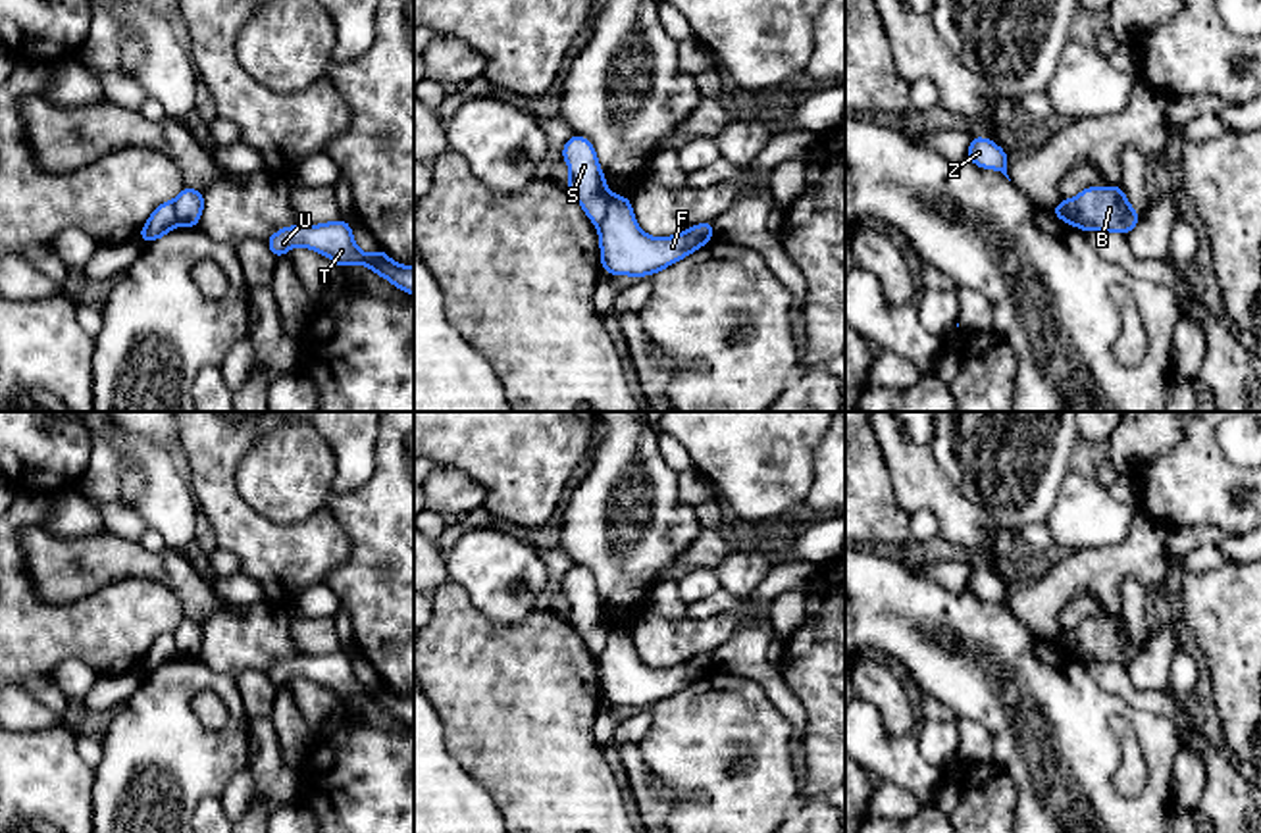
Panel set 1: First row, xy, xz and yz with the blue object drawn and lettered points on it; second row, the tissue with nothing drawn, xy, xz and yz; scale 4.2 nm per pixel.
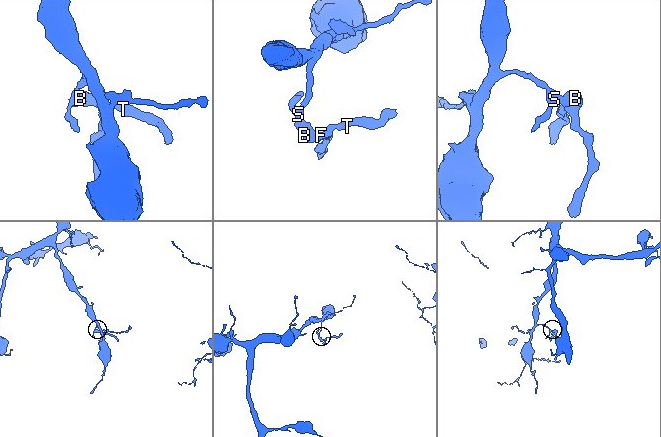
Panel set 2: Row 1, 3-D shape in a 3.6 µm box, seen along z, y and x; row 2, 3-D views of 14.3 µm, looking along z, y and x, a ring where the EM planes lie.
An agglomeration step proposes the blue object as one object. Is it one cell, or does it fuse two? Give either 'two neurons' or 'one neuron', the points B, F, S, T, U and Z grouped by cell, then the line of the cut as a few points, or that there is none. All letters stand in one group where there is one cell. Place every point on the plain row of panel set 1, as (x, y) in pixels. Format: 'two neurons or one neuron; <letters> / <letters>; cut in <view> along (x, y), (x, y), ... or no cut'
two neurons; B F T U / S Z; cut in xz along (613, 626), (597, 656)

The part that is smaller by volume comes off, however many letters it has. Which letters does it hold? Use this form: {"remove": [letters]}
{"remove": ["B", "F", "T", "U"]}

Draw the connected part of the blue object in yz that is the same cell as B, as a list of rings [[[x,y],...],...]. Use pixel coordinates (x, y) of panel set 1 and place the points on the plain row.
[[[1088,618],[1078,627],[1067,631],[1070,643],[1090,662],[1111,662],[1128,666],[1142,646],[1138,646],[1120,618]]]

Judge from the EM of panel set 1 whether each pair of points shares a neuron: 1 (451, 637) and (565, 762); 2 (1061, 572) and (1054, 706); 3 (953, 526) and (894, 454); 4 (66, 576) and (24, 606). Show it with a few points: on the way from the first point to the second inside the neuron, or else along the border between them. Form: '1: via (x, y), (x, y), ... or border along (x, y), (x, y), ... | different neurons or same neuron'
1: via (478, 668), (516, 706), (516, 714), (534, 732) | same neuron
2: border along (1013, 616), (1036, 637), (1052, 643) | different neurons
3: via (948, 508), (911, 472) | same neuron
4: border along (22, 555), (41, 599), (66, 605), (83, 597) | different neurons

